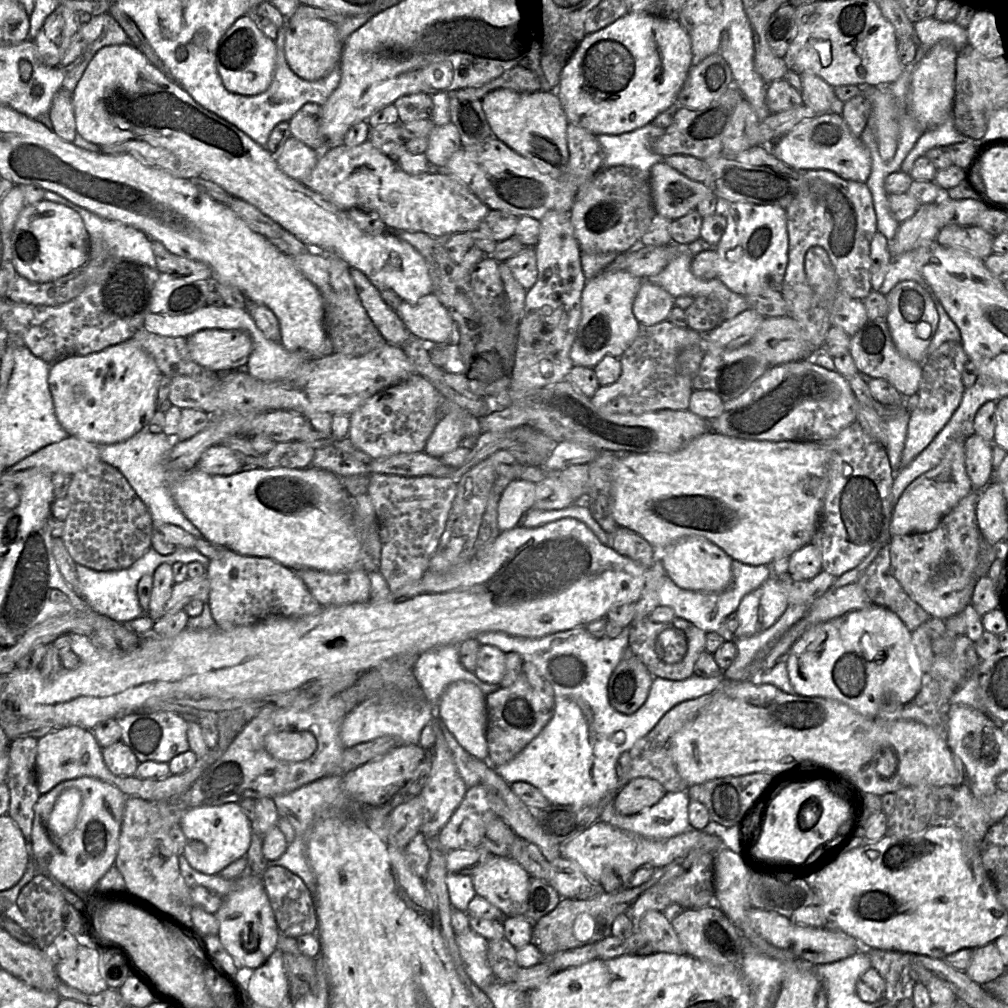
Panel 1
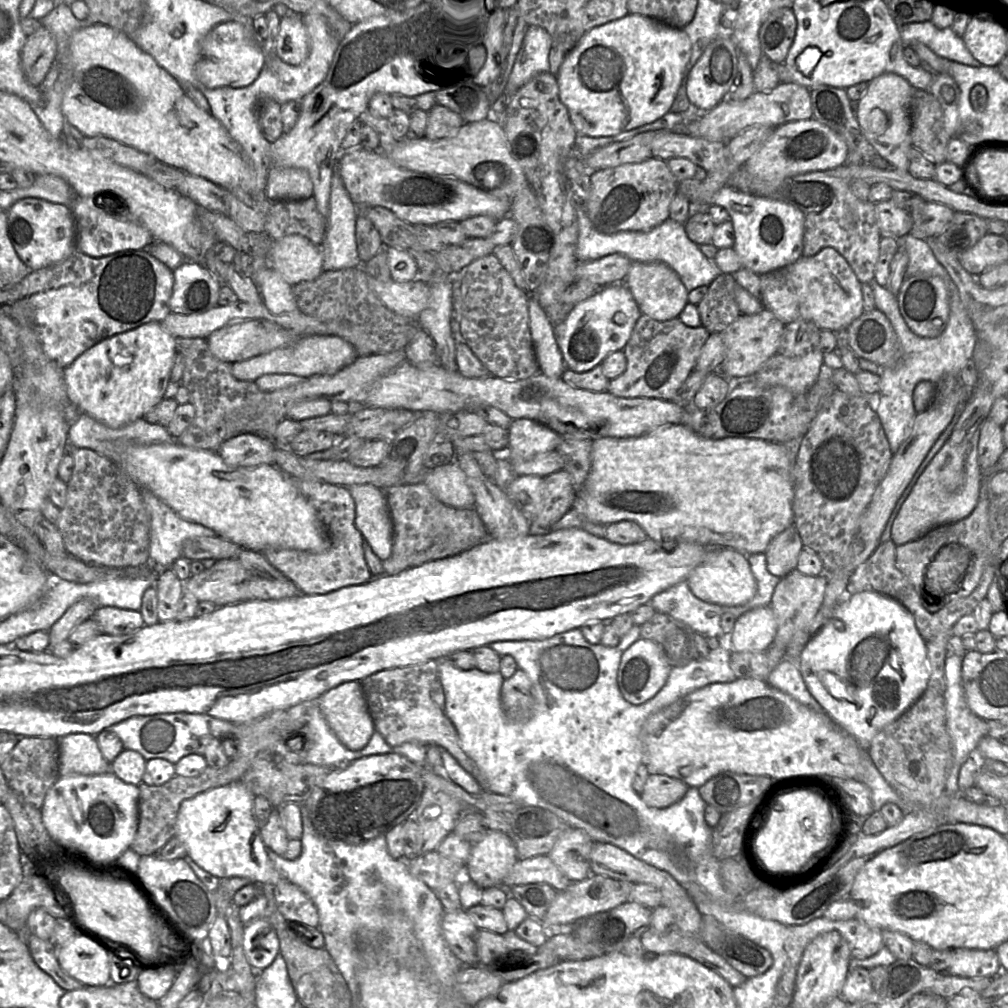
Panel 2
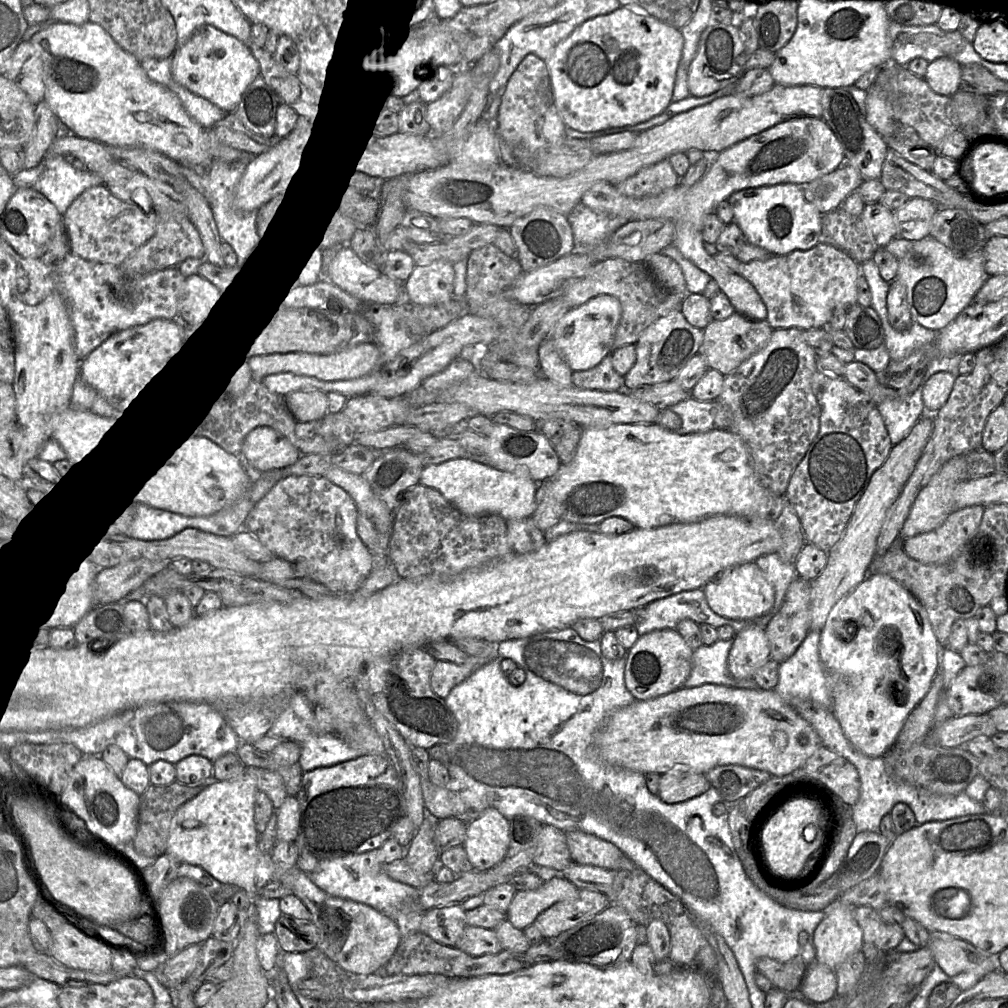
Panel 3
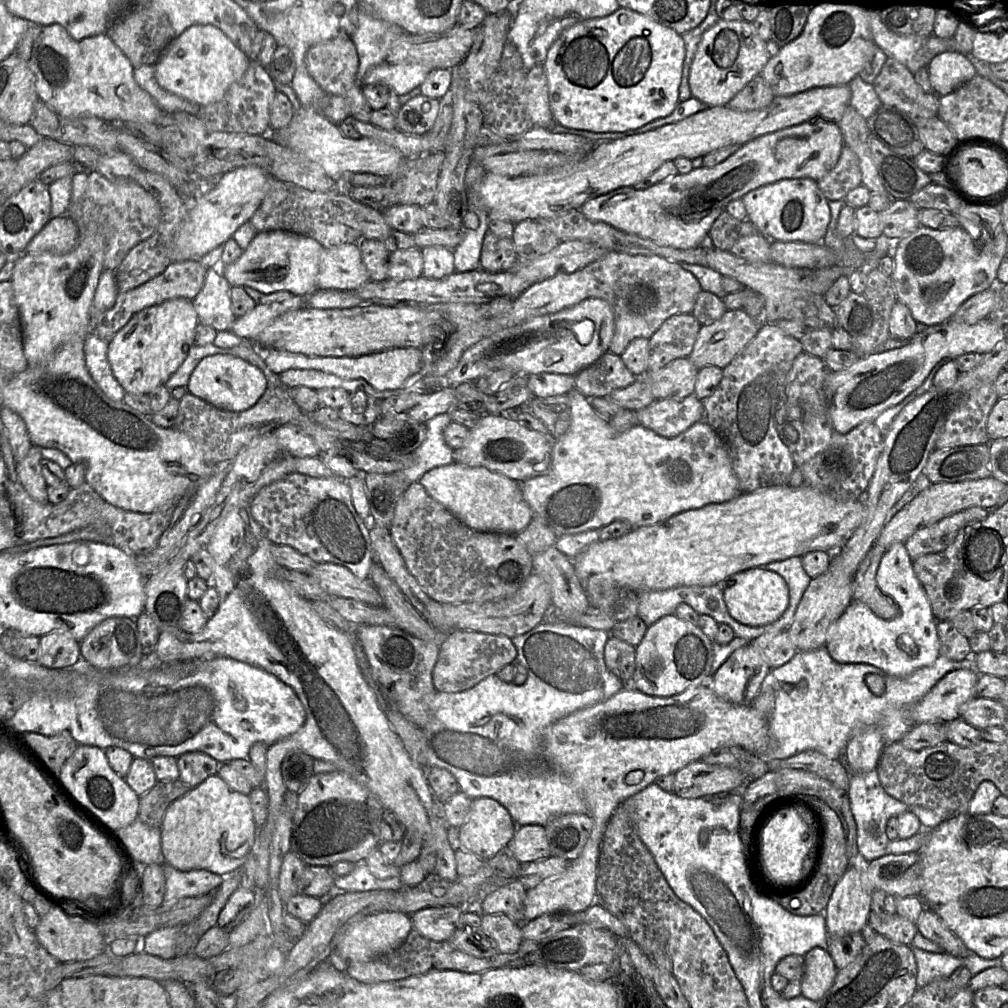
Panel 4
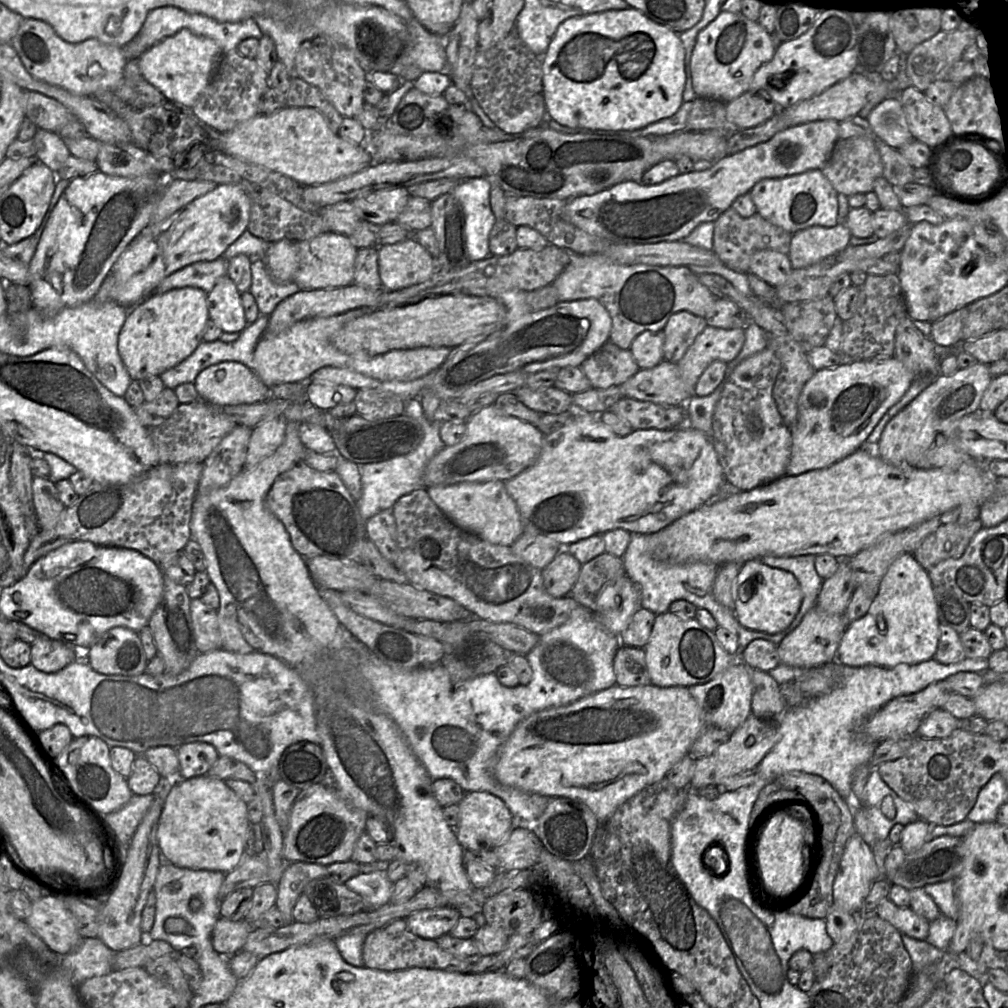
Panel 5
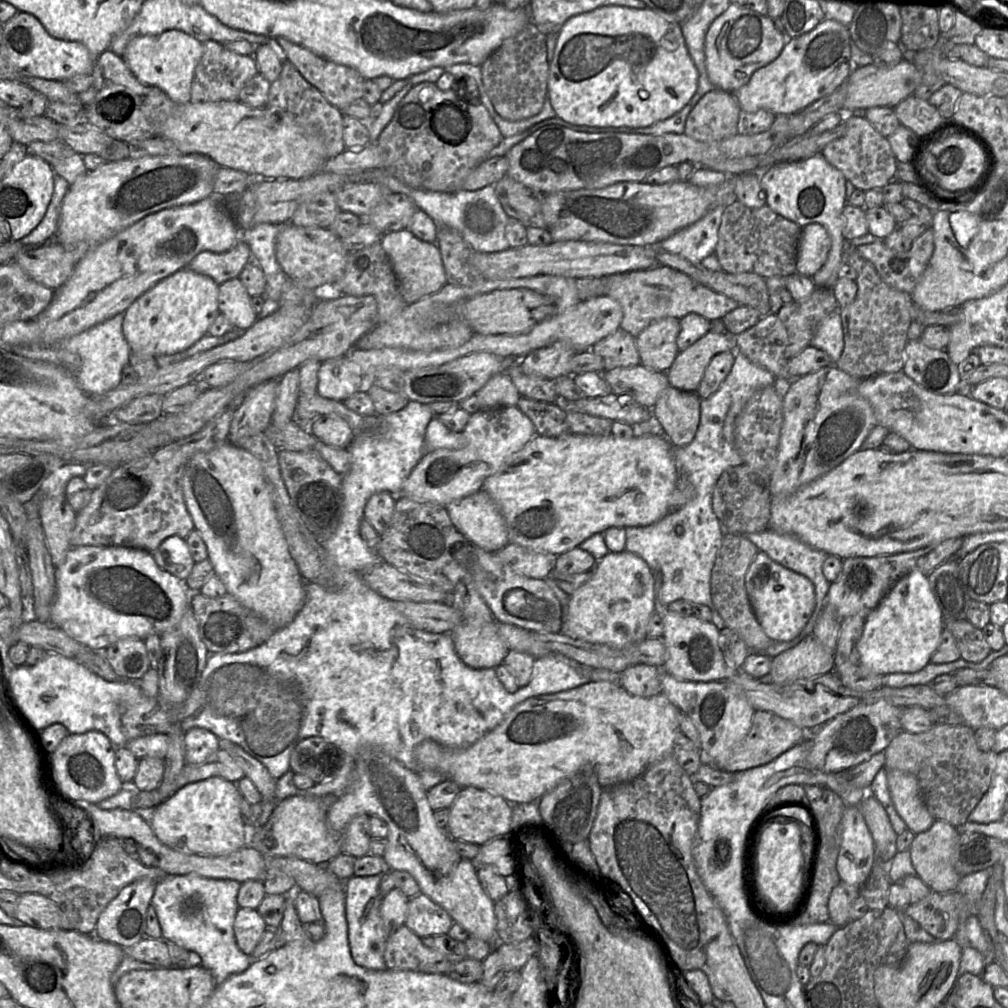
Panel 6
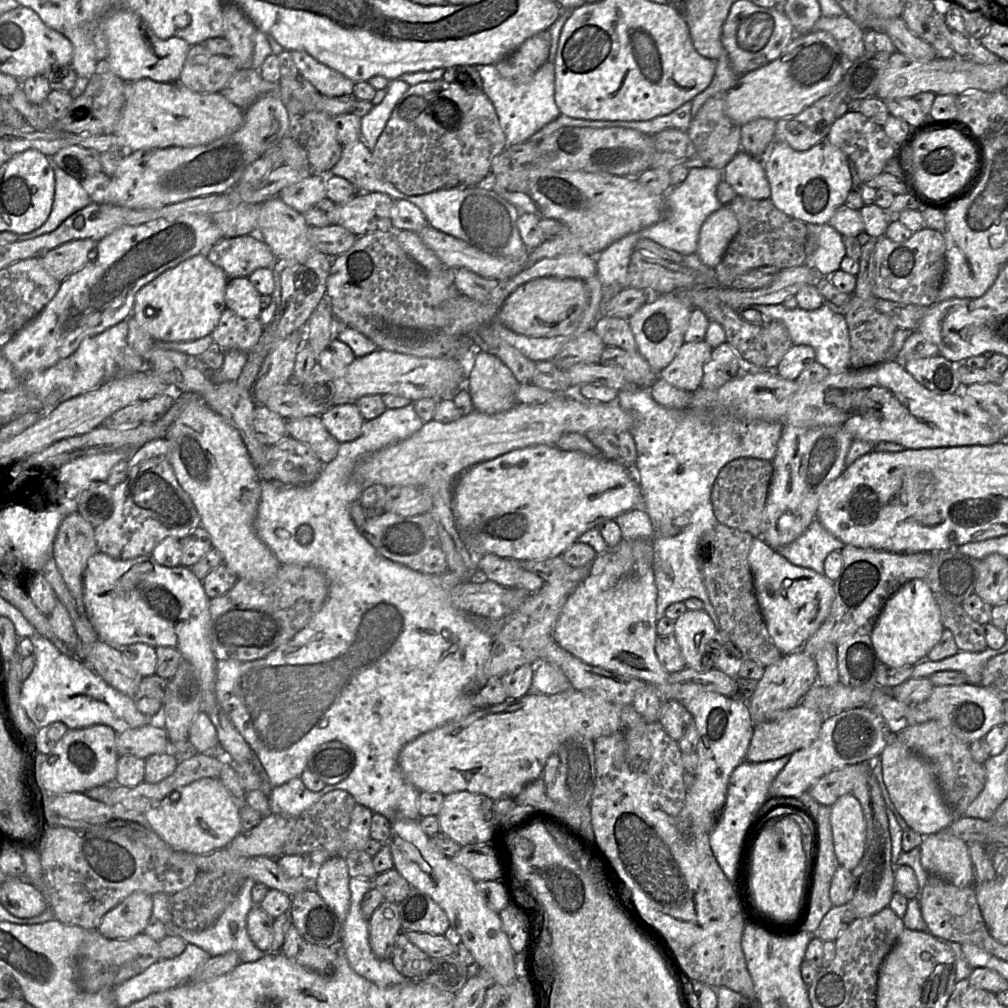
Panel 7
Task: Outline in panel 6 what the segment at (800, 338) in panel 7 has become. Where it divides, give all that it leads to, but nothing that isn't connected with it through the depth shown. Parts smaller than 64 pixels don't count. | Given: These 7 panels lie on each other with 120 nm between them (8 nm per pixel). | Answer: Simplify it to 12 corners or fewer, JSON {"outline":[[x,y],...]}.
{"outline":[[839,310],[821,321],[810,344],[835,365],[844,348]]}

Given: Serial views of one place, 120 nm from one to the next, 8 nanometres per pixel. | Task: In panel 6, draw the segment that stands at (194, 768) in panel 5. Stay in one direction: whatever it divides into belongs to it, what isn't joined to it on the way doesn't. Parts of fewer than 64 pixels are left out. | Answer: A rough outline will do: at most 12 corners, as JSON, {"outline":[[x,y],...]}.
{"outline":[[204,728],[184,735],[185,763],[200,764],[220,748]]}

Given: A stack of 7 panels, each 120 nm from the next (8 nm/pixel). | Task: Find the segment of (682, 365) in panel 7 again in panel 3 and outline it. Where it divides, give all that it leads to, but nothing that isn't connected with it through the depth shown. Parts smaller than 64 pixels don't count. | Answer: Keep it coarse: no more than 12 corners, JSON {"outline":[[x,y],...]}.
{"outline":[[735,312],[703,329],[698,352],[726,376],[769,342],[766,320]]}

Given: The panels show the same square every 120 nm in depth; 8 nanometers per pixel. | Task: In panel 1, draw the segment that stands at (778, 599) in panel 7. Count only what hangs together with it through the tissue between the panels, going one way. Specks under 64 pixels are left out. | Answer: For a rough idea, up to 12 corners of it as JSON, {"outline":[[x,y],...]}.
{"outline":[[700,536],[659,551],[666,575],[685,590],[719,593],[733,559]]}

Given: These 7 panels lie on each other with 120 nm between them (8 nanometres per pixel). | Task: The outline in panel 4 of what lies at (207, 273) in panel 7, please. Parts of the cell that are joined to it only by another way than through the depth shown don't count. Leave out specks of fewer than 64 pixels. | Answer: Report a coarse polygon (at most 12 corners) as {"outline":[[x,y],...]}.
{"outline":[[192,299],[144,308],[110,340],[126,393],[179,368],[200,324]]}

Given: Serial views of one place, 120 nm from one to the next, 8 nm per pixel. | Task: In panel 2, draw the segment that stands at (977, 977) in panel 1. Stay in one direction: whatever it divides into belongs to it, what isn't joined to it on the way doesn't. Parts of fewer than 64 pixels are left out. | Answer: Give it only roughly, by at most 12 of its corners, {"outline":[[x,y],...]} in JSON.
{"outline":[[956,948],[947,972],[990,977],[1002,969],[994,949]]}

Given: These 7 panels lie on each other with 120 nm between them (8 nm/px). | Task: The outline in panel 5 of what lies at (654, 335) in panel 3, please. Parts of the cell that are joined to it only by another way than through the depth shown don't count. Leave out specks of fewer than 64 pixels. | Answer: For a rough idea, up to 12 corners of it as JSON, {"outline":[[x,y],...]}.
{"outline":[[688,311],[663,328],[664,360],[678,363],[707,325]]}

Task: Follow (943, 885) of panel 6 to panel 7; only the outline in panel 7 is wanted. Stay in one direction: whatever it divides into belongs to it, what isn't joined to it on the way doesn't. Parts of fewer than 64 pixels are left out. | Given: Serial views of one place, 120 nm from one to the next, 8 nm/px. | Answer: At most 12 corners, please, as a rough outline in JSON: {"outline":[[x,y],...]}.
{"outline":[[949,828],[923,836],[924,870],[973,884],[968,844]]}

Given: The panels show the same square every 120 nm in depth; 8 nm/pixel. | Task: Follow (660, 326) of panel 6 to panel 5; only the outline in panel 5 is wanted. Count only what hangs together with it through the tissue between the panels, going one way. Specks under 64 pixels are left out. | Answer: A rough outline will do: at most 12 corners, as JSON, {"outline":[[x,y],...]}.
{"outline":[[647,330],[629,349],[640,369],[664,361],[663,330]]}

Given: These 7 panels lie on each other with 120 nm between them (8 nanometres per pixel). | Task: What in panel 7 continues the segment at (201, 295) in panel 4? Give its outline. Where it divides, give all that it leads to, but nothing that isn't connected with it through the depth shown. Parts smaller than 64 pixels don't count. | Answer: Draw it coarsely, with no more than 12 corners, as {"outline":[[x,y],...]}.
{"outline":[[247,277],[229,279],[226,309],[258,318],[261,294]]}

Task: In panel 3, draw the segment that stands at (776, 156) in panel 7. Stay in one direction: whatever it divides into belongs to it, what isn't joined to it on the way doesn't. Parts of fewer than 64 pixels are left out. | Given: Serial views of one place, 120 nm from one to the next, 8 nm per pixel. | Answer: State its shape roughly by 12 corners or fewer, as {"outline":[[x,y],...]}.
{"outline":[[797,184],[727,201],[746,241],[774,256],[819,243],[822,214]]}

